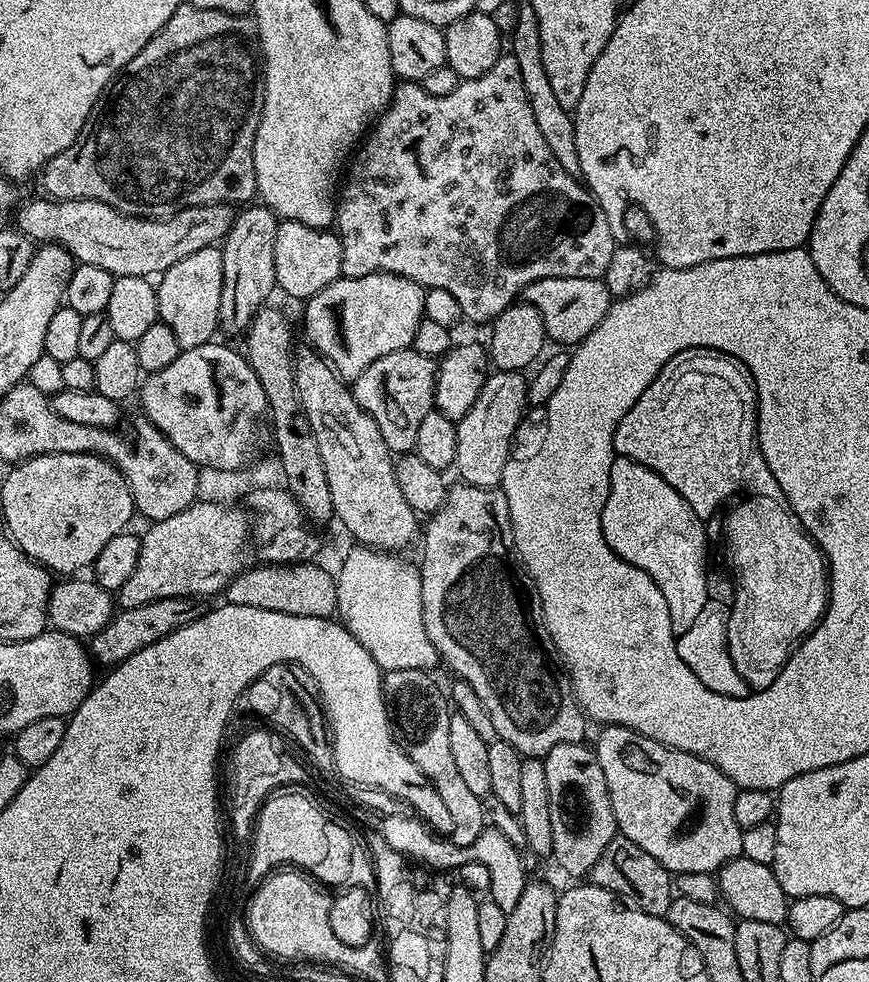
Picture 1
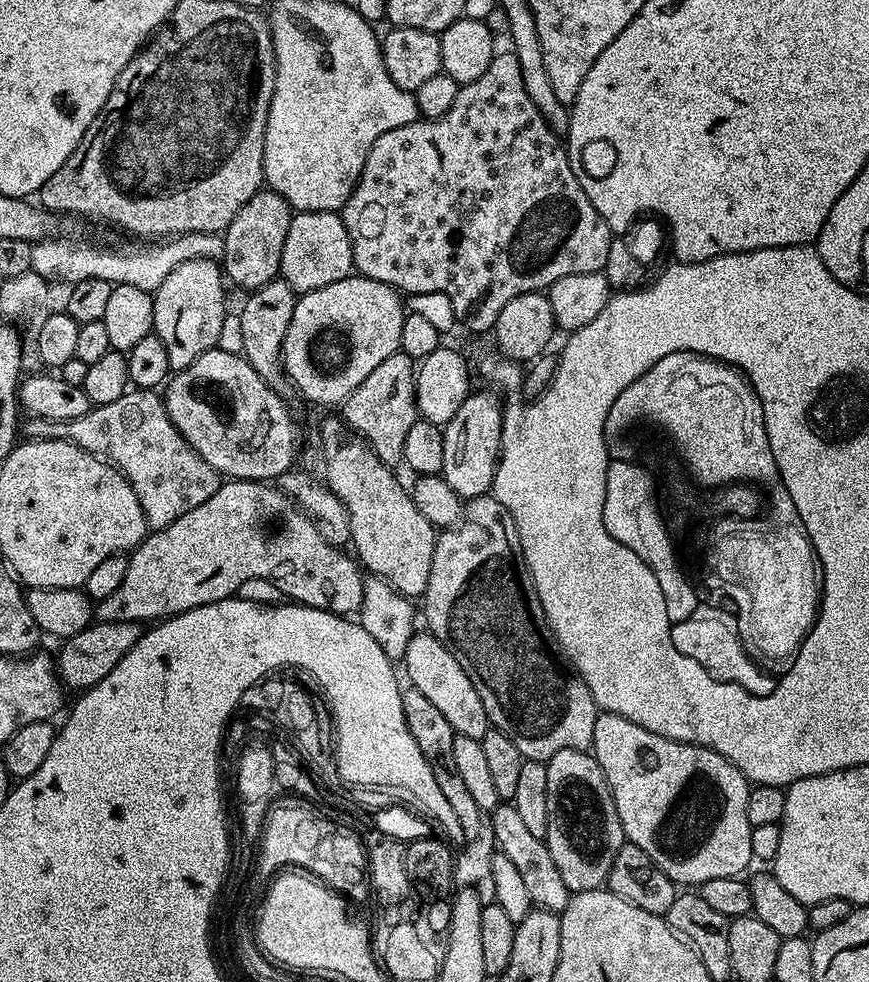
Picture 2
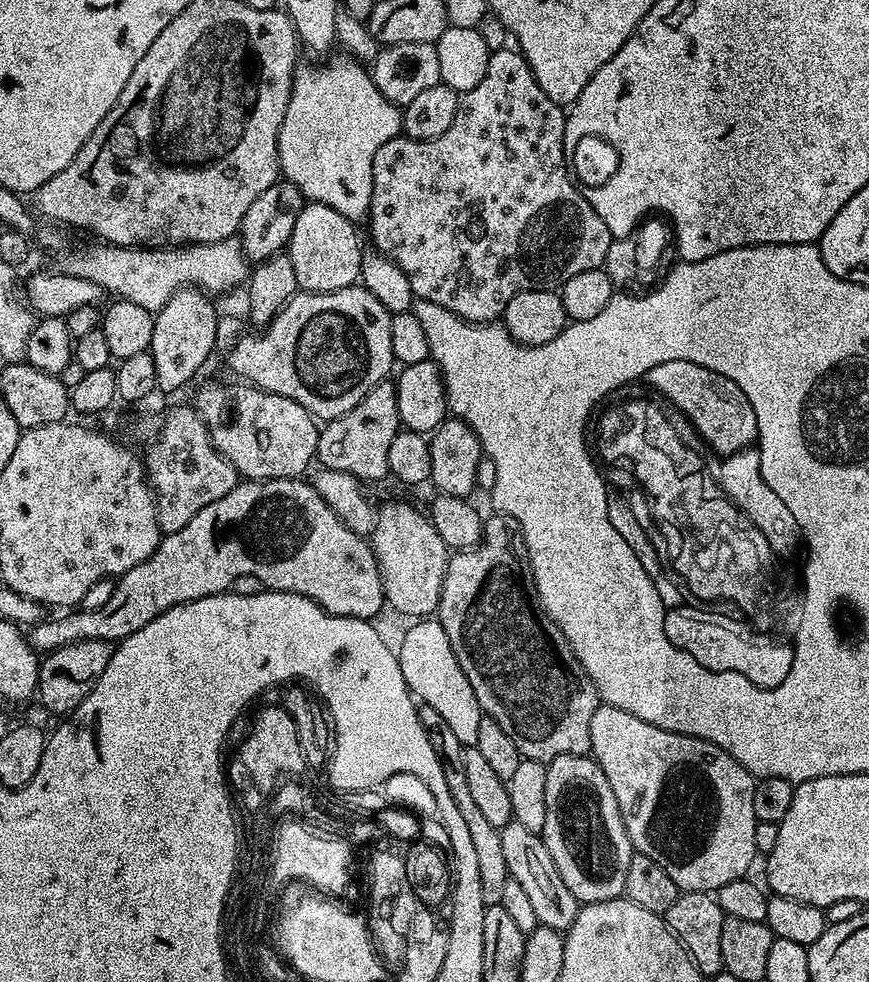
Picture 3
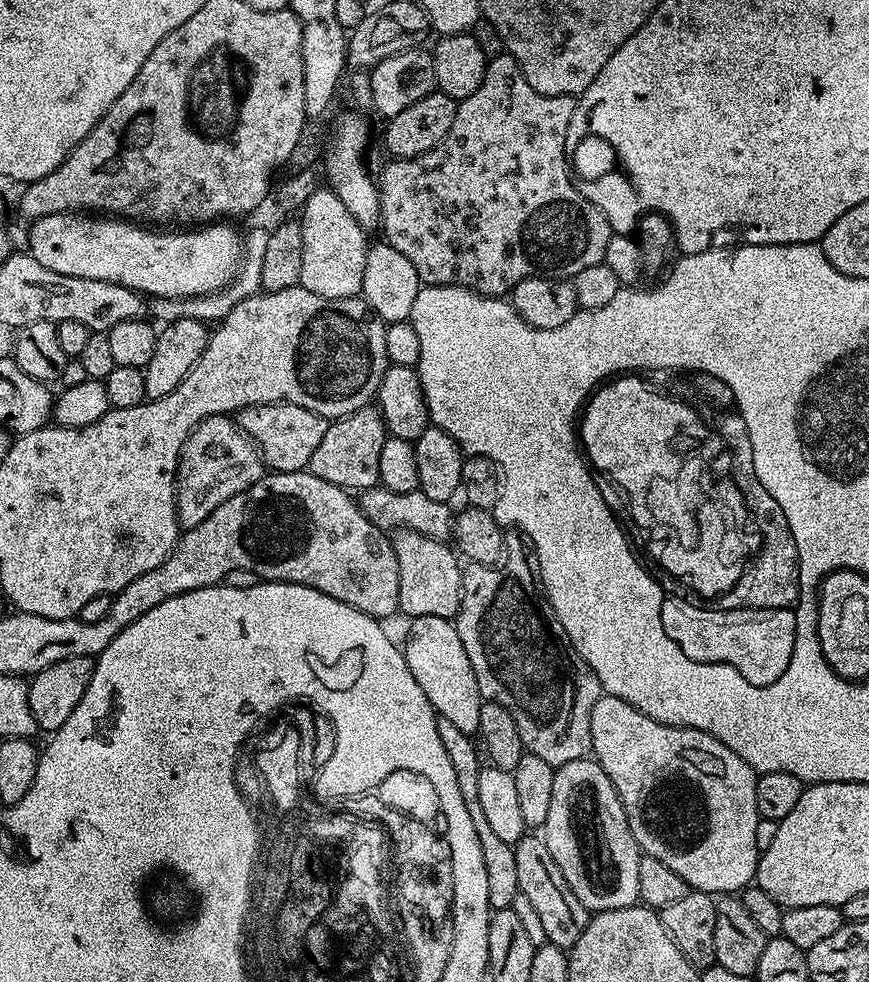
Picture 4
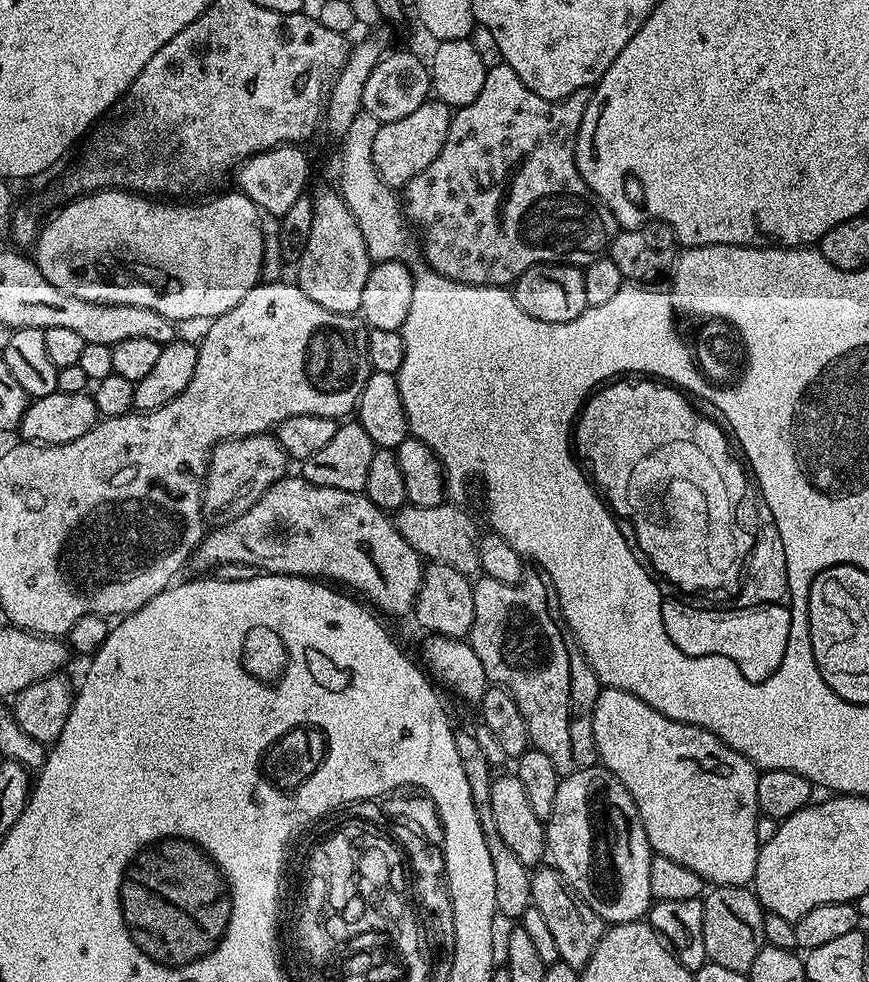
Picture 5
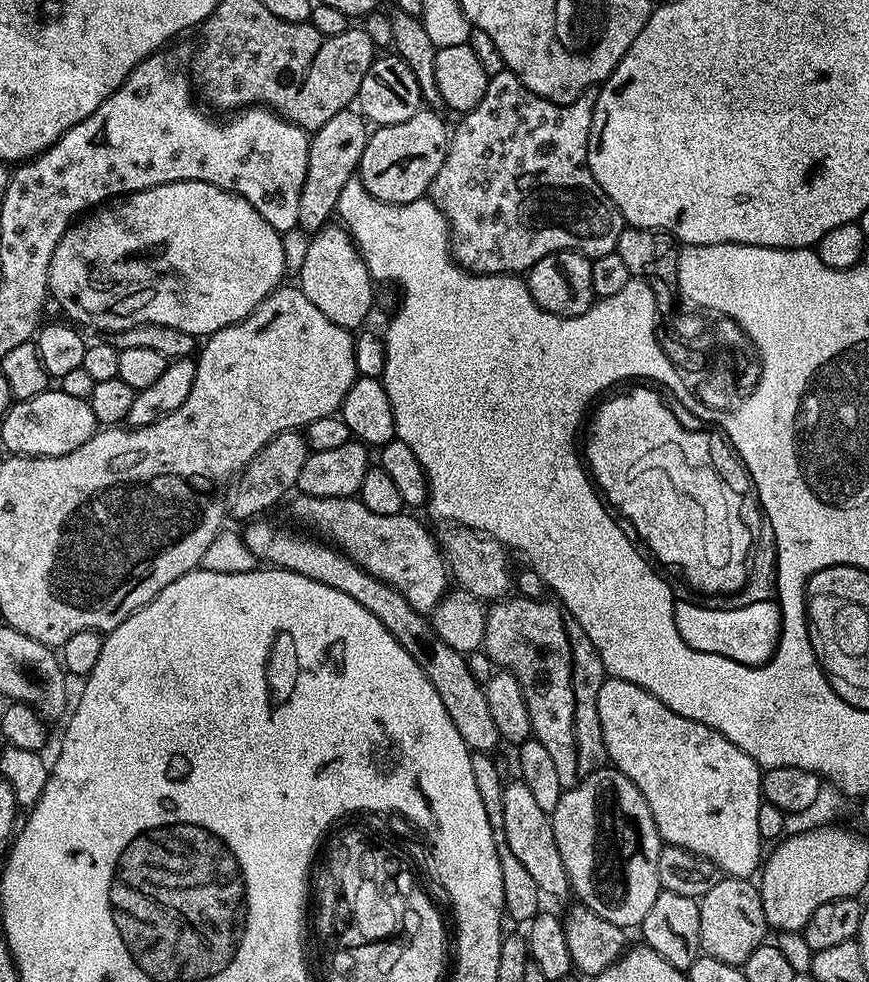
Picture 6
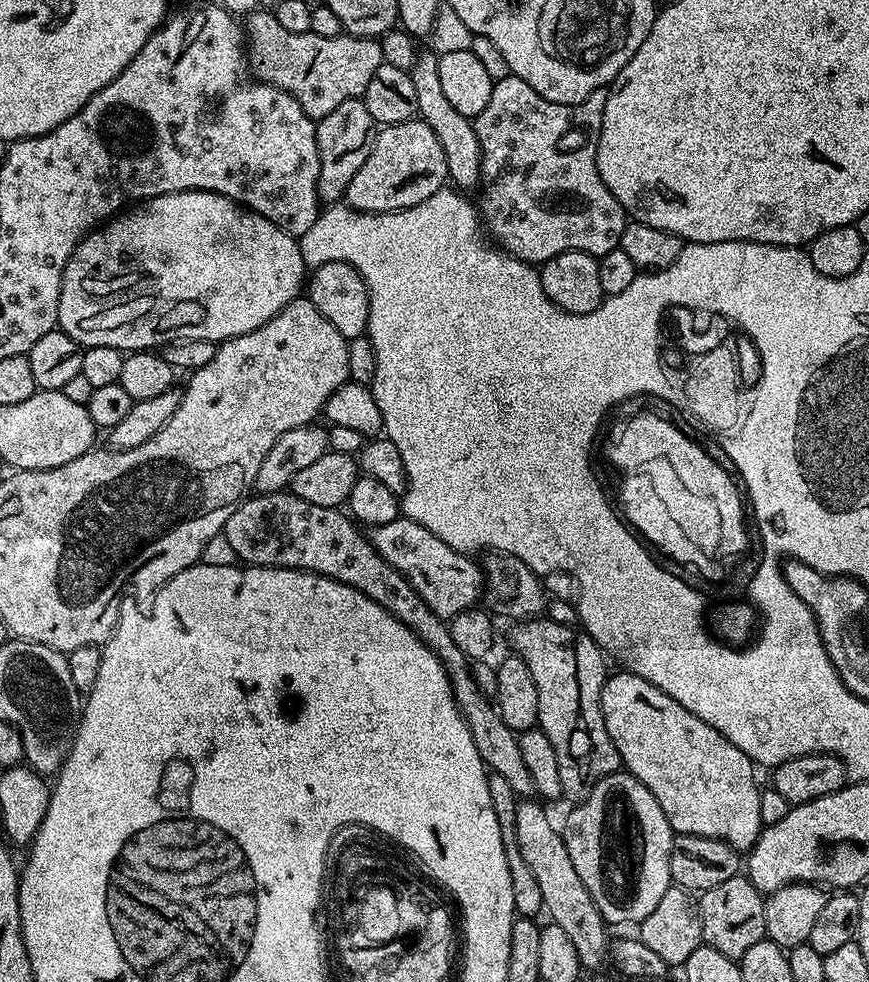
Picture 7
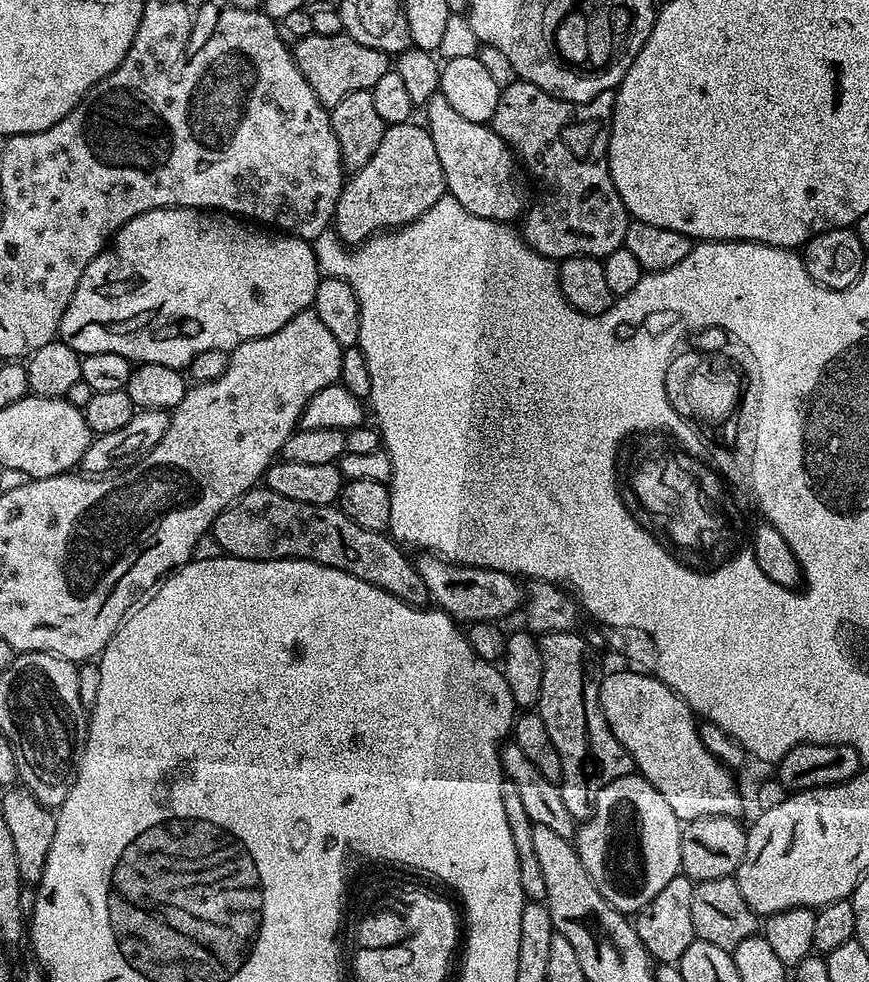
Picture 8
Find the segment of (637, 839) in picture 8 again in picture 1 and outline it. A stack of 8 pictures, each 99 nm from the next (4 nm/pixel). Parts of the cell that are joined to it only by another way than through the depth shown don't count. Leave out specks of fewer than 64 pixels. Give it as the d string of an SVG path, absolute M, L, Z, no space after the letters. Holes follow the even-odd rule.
M587 743L559 744L543 757L546 786L550 789L550 827L554 829L552 856L564 872L576 878L591 873L594 862L602 858L602 850L618 834L610 794L606 790L606 774L598 766L598 758Z

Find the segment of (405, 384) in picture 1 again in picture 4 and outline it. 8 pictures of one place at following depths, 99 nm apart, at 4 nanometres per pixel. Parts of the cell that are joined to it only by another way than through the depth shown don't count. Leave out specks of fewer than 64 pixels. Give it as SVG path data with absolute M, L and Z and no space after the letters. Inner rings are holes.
M365 406L345 416L335 417L329 423L326 434L322 434L322 443L318 450L314 450L314 458L310 458L307 471L345 490L377 487L380 482L378 458L385 438L386 429L379 407Z

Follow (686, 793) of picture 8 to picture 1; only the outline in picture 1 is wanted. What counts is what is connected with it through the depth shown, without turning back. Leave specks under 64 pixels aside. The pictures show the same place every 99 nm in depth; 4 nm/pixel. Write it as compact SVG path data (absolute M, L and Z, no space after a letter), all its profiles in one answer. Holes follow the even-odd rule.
M609 724L599 731L594 751L598 766L602 766L602 774L606 774L606 790L610 794L619 835L630 838L630 842L638 842L646 854L658 858L658 862L673 874L715 873L723 864L741 855L742 829L738 822L734 822L734 798L738 789L735 782L718 770L718 766L689 752L654 742L654 738L646 738L626 726Z

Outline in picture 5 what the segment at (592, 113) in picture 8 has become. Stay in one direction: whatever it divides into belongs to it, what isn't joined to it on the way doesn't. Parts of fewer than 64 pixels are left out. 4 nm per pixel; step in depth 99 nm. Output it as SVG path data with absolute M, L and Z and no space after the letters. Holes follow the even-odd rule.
M503 63L488 69L486 82L482 82L482 94L478 94L478 98L474 98L470 106L462 106L453 111L450 130L446 134L446 142L442 146L440 156L434 158L434 162L430 162L430 166L426 166L422 174L414 174L414 178L410 178L410 182L402 189L402 211L411 223L413 220L420 227L420 232L424 235L424 260L431 271L460 284L485 284L487 288L499 288L515 285L516 279L535 264L583 266L607 253L608 245L612 243L612 237L618 231L616 218L592 193L590 186L586 186L582 174L578 174L576 165L576 139L582 126L582 114L588 104L589 95L589 89L583 88L564 100L547 100L525 86L522 78L518 78L518 74L514 74L514 70L510 70L508 64Z

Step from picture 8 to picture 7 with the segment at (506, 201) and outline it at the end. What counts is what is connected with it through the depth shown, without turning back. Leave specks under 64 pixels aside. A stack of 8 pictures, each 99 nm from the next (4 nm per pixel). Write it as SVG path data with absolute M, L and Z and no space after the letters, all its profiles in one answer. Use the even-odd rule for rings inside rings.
M431 50L421 51L415 57L410 69L410 75L414 82L414 95L418 97L416 107L419 119L434 130L438 142L442 142L442 154L446 154L446 166L448 167L448 180L457 189L475 189L480 184L480 139L476 137L476 131L472 129L472 120L469 117L458 114L454 106L442 91L442 81L438 79L438 57Z

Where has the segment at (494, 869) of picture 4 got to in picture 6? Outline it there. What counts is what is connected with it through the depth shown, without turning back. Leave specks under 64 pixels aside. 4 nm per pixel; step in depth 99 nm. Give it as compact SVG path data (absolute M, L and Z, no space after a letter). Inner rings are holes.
M473 752L474 782L478 785L478 794L482 794L482 806L486 806L486 818L490 818L490 834L494 834L494 850L498 850L498 862L502 866L502 898L504 899L504 915L510 921L517 920L521 926L527 925L536 913L541 911L542 893L538 882L526 871L526 866L514 858L510 846L506 846L506 826L502 823L502 794L505 777L500 777L500 768L492 761L493 757L486 752Z

